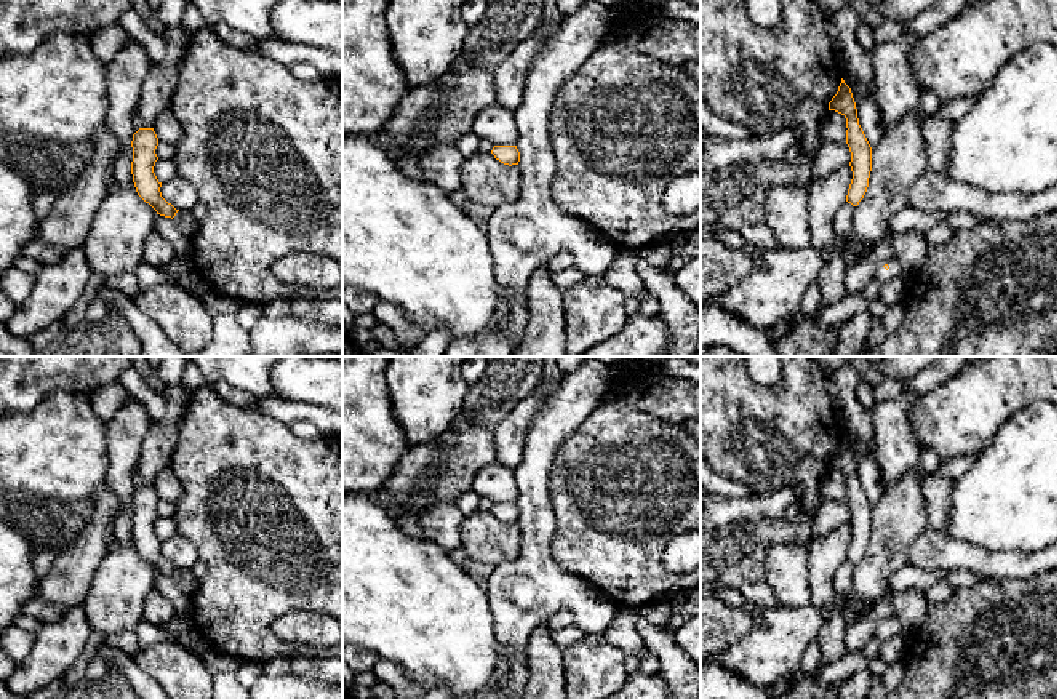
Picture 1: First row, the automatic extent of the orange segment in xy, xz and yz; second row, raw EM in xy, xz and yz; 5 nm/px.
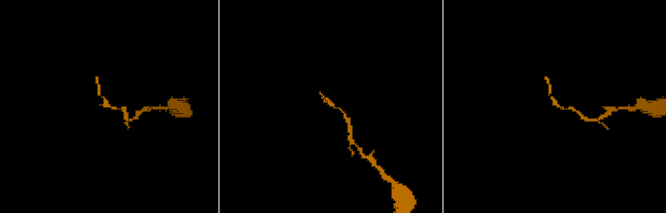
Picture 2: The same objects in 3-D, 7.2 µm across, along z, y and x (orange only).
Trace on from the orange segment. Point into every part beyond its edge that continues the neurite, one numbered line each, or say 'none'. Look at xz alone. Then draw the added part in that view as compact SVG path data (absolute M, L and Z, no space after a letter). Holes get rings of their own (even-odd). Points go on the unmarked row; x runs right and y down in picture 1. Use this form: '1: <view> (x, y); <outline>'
none

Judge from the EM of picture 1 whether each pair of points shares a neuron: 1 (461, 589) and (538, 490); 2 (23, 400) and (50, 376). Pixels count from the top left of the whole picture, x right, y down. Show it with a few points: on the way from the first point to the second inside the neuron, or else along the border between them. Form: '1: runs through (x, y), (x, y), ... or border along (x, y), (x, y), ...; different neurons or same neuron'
1: border along (482, 583), (491, 619); different neurons
2: runs through (29, 394), (43, 379); same neuron

